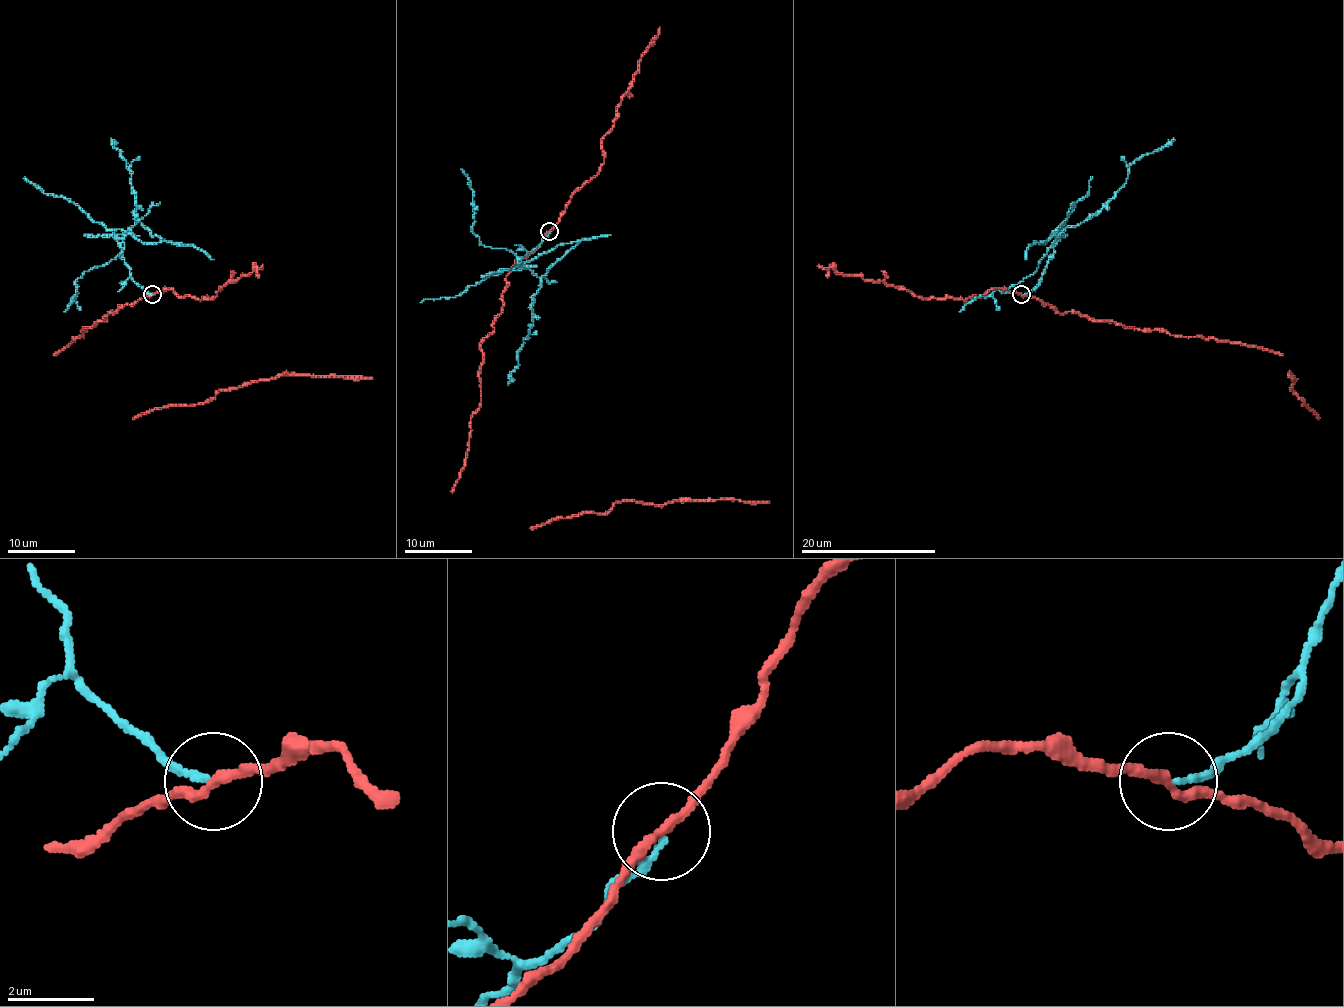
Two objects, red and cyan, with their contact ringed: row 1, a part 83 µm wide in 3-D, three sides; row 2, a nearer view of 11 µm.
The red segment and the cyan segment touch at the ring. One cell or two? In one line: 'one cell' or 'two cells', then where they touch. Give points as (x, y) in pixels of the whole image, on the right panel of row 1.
two cells | (1021, 294)

